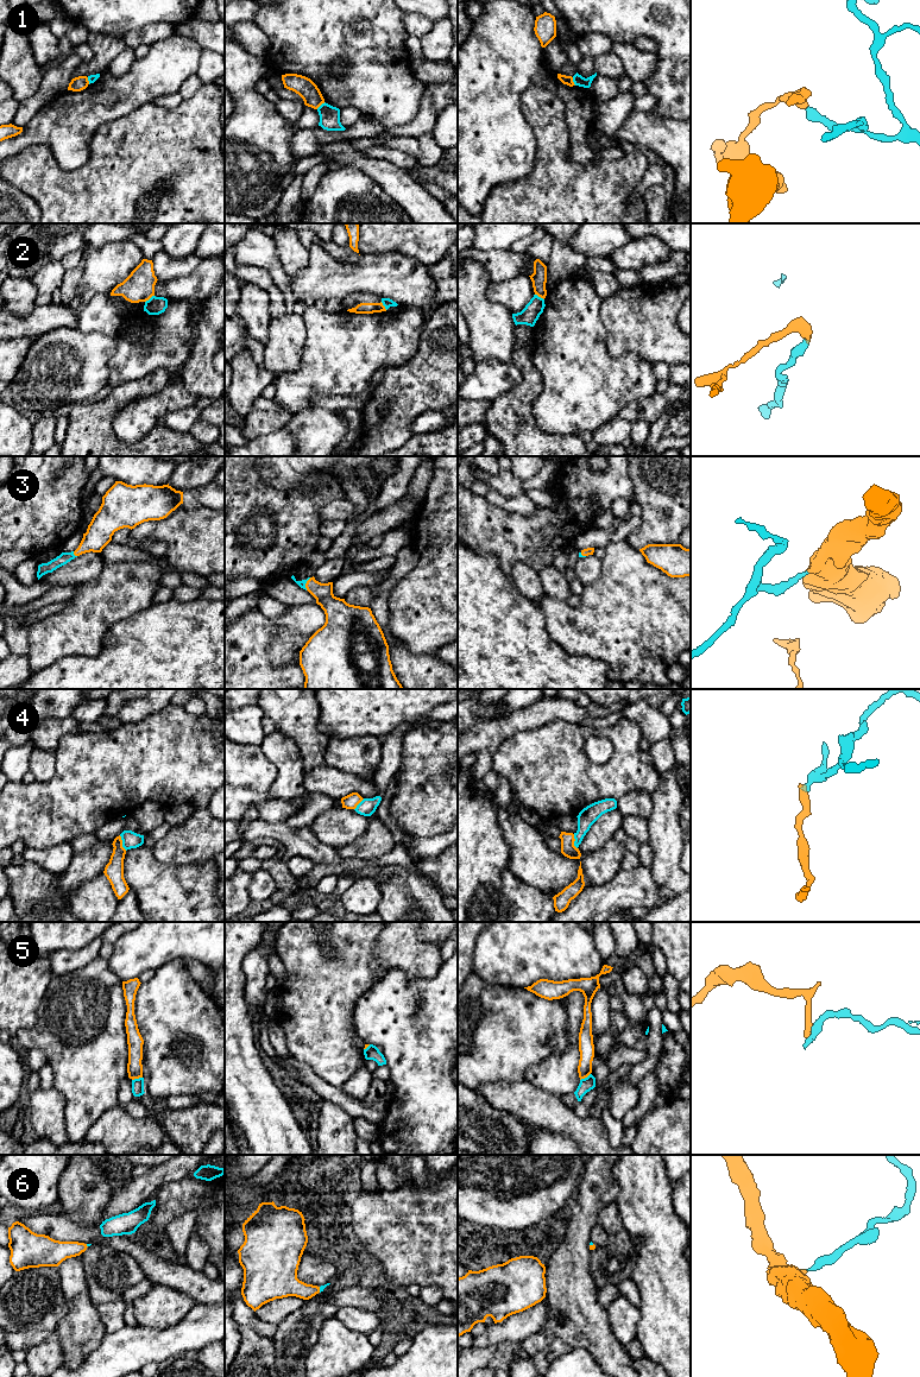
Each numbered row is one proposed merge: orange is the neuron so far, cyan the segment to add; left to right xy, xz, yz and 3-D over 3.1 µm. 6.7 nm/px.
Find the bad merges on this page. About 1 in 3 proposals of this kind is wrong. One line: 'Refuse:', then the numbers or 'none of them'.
Refuse: 1, 2, 4, 5

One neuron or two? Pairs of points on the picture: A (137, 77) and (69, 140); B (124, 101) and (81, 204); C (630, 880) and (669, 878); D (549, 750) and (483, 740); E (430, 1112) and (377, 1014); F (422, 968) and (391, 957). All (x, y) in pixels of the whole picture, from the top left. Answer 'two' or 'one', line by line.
A: one
B: two
C: two
D: two
E: one
F: one

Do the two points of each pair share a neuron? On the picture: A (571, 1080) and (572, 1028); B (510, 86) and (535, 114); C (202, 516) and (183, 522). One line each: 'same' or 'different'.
A: same
B: different
C: same

